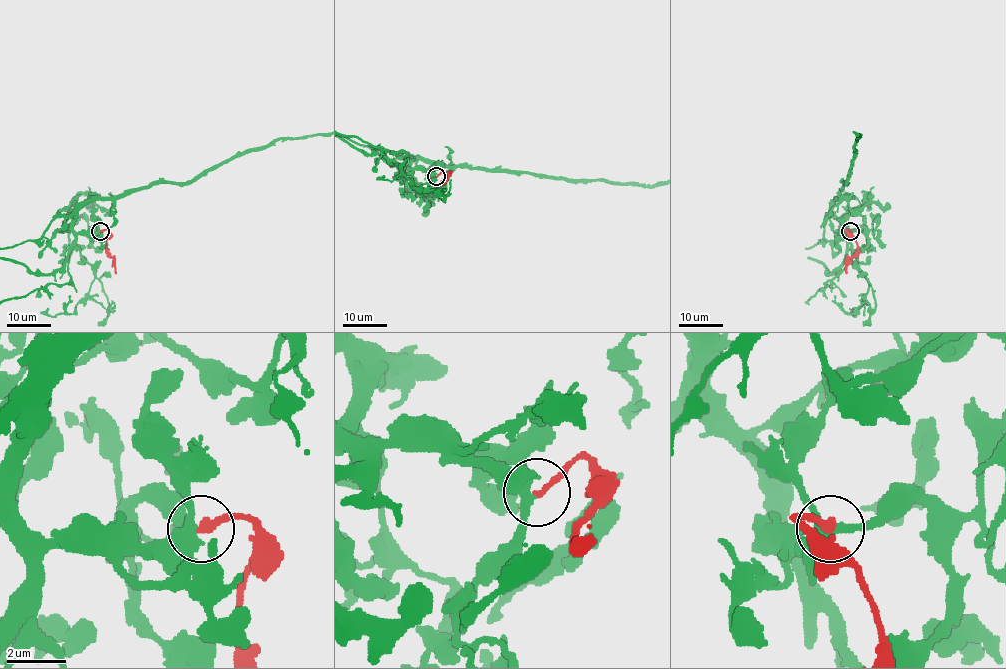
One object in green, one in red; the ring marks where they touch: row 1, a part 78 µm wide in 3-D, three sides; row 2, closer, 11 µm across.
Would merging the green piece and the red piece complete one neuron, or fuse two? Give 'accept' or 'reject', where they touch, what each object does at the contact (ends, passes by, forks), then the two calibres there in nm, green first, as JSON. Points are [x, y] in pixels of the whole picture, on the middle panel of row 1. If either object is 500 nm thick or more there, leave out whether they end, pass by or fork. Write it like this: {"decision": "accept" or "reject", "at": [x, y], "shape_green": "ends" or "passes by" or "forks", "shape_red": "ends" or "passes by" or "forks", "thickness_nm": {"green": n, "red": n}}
{"decision": "accept", "at": [436, 176], "shape_green": "forks", "shape_red": "ends", "thickness_nm": {"green": 300, "red": 240}}

